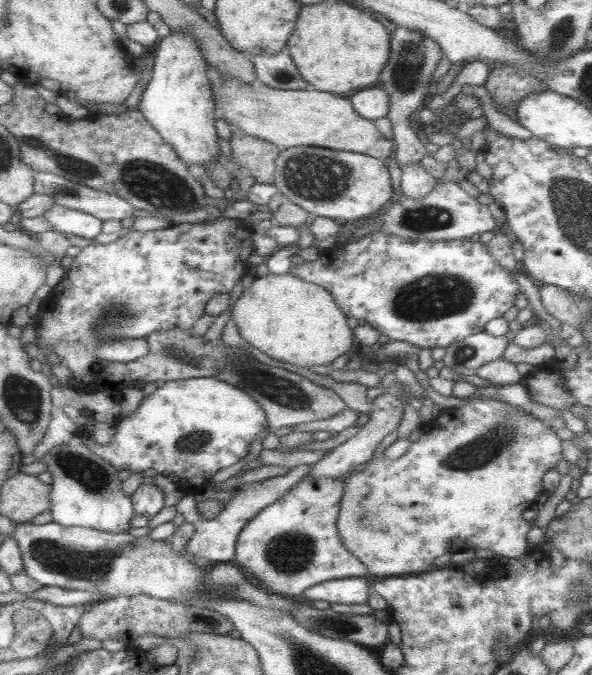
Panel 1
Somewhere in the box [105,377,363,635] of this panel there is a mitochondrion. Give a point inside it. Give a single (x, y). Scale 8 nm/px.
(290, 553)

